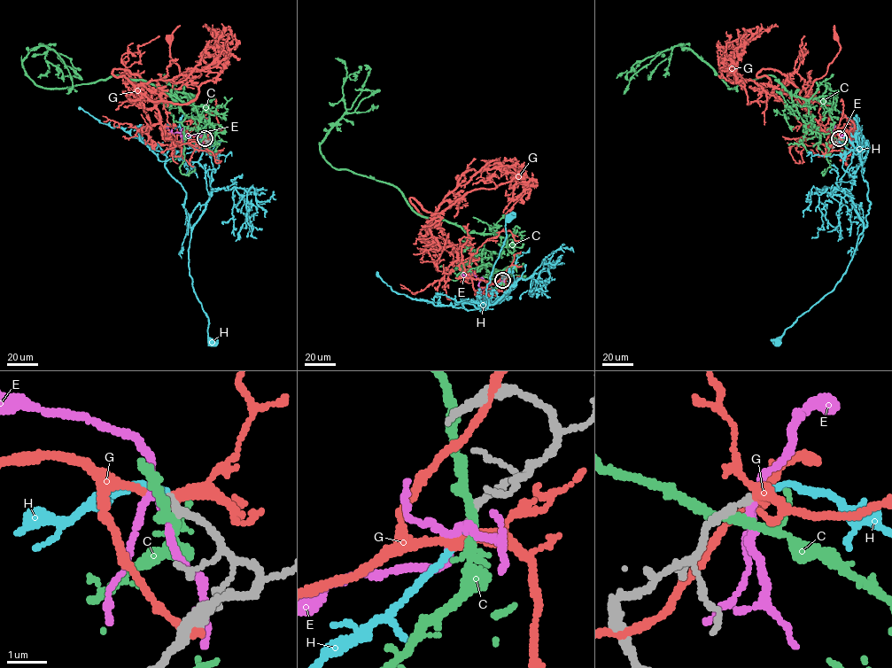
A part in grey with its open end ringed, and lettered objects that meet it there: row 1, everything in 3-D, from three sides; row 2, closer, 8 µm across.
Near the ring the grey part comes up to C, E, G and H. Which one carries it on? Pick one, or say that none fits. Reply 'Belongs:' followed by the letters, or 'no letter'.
Belongs: H

